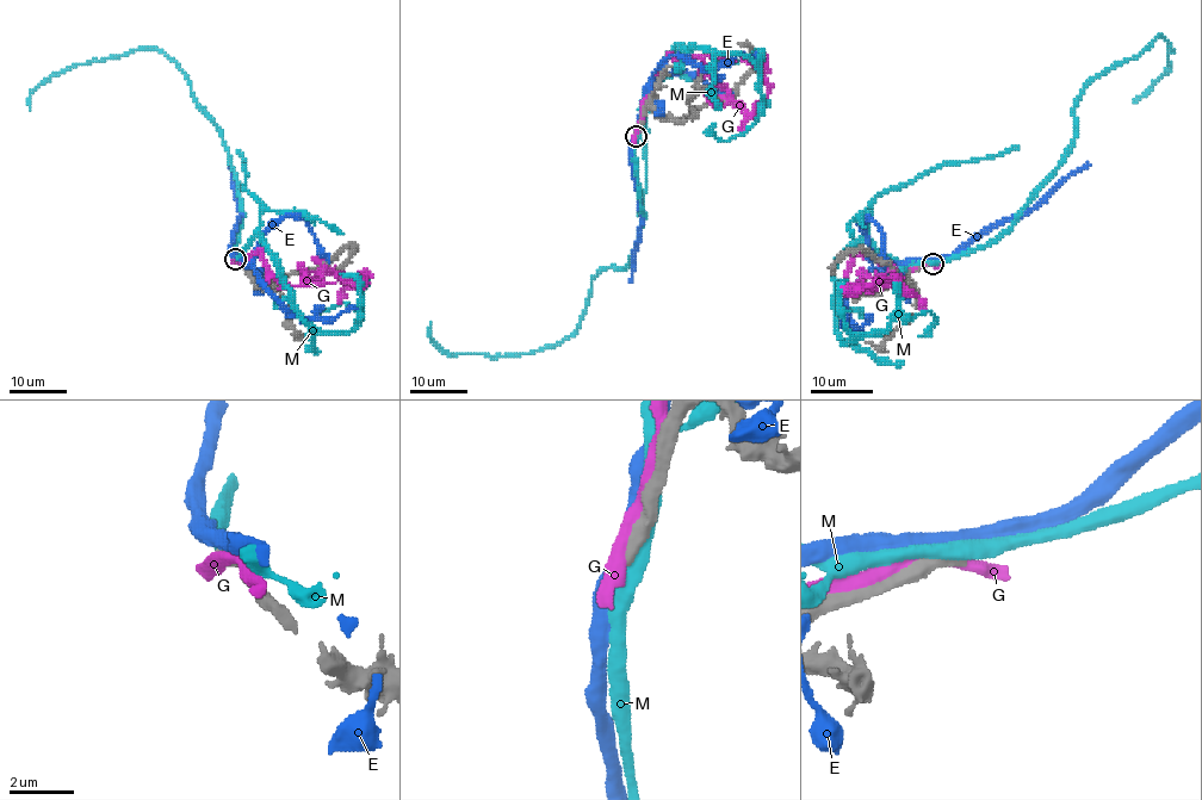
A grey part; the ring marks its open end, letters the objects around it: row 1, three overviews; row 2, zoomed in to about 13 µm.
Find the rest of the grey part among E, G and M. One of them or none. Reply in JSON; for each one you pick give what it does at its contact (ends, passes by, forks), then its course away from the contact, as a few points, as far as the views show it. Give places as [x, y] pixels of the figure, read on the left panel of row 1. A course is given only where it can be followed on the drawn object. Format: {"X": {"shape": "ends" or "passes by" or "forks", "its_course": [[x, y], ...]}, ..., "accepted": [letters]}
{"accepted": []}

